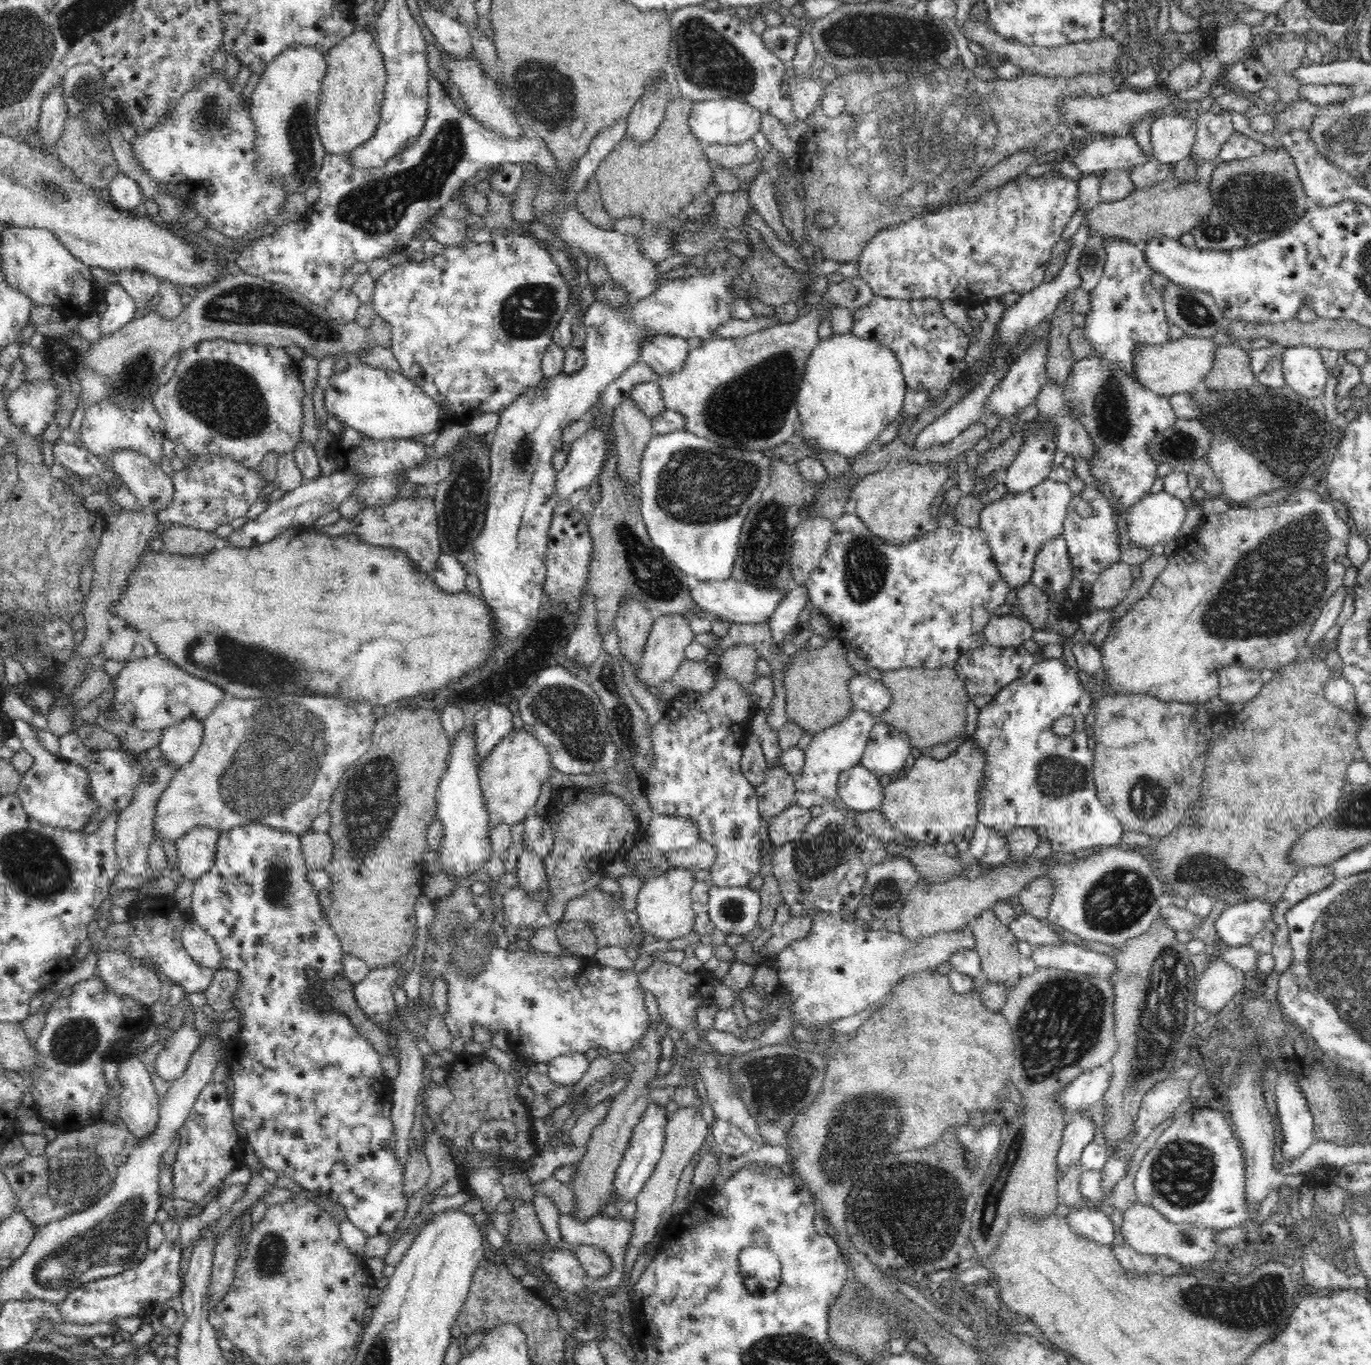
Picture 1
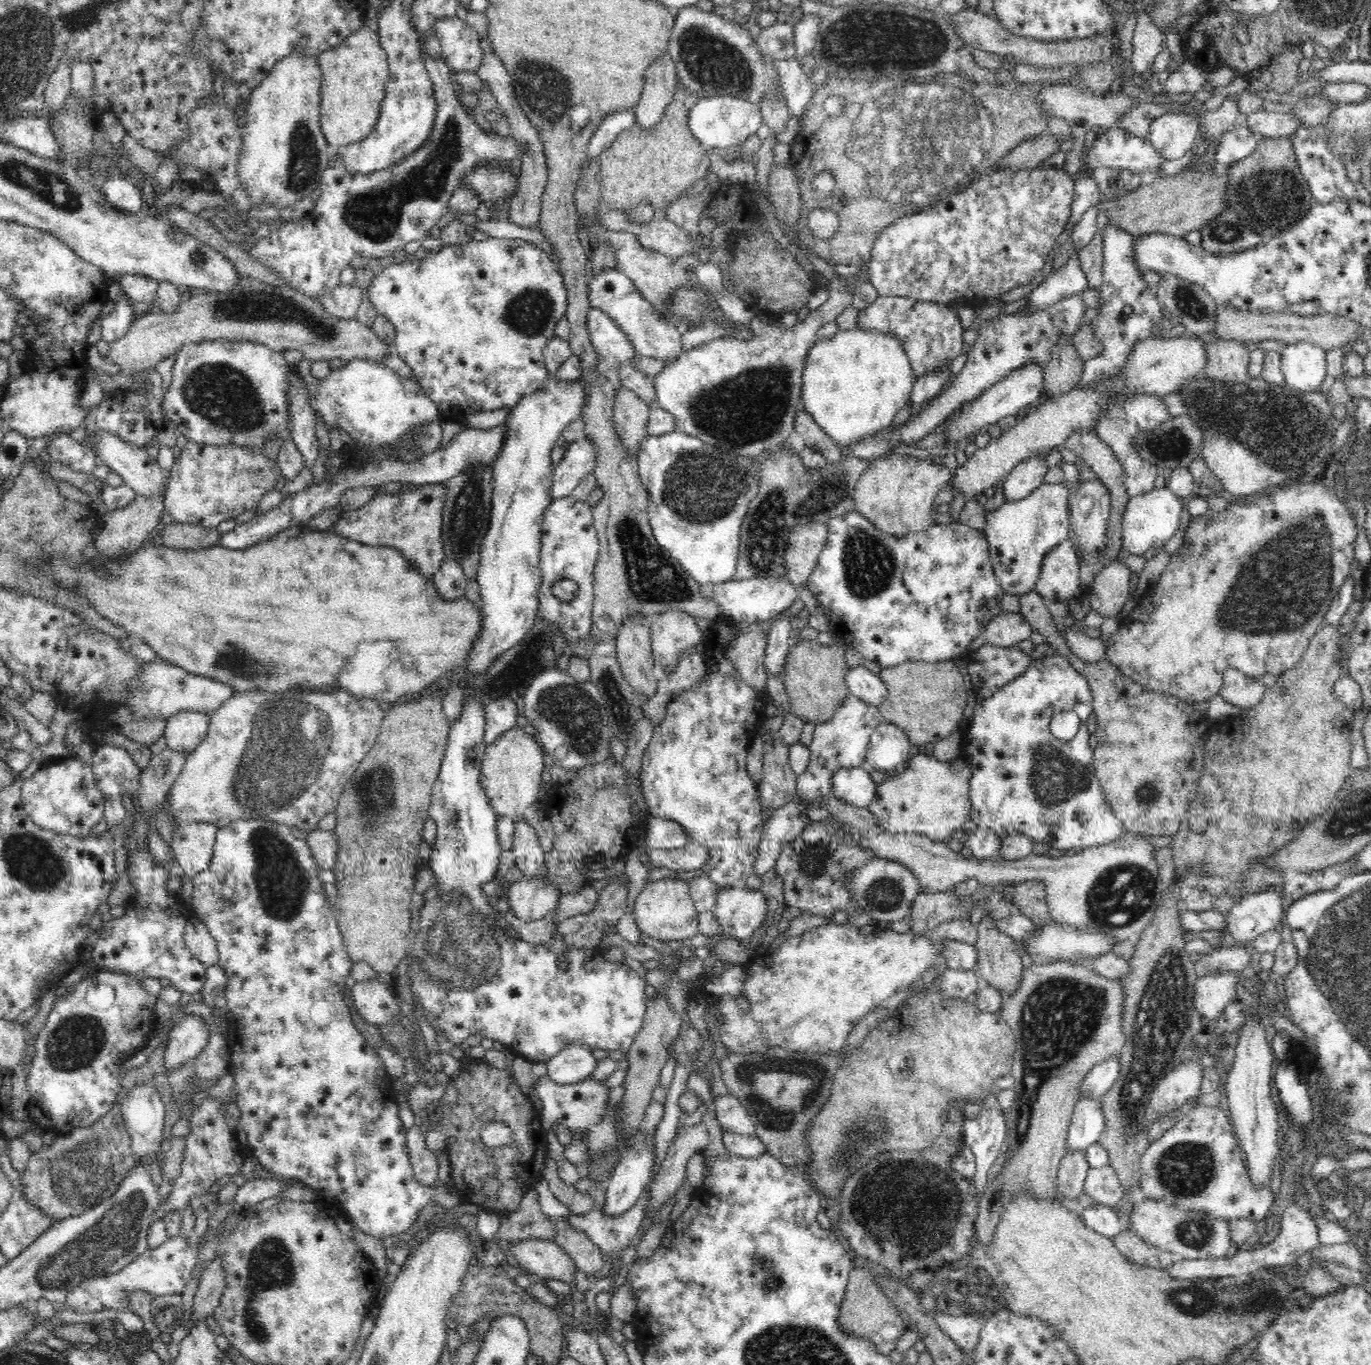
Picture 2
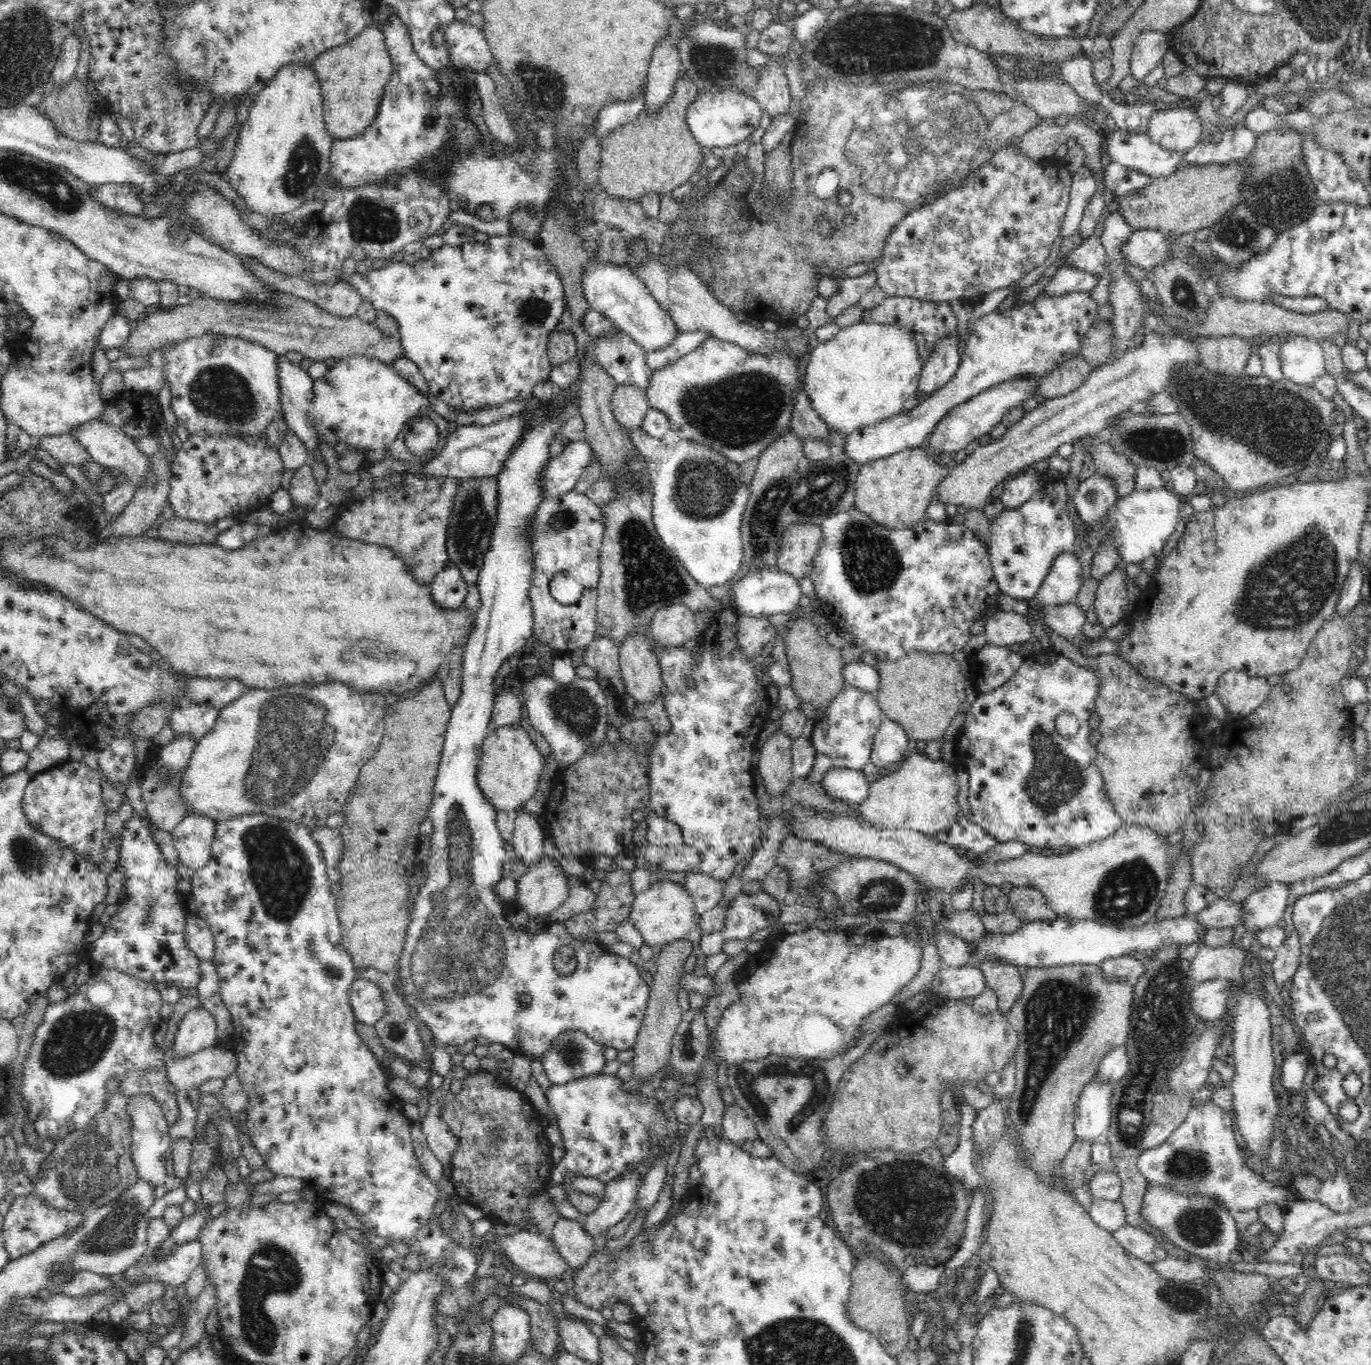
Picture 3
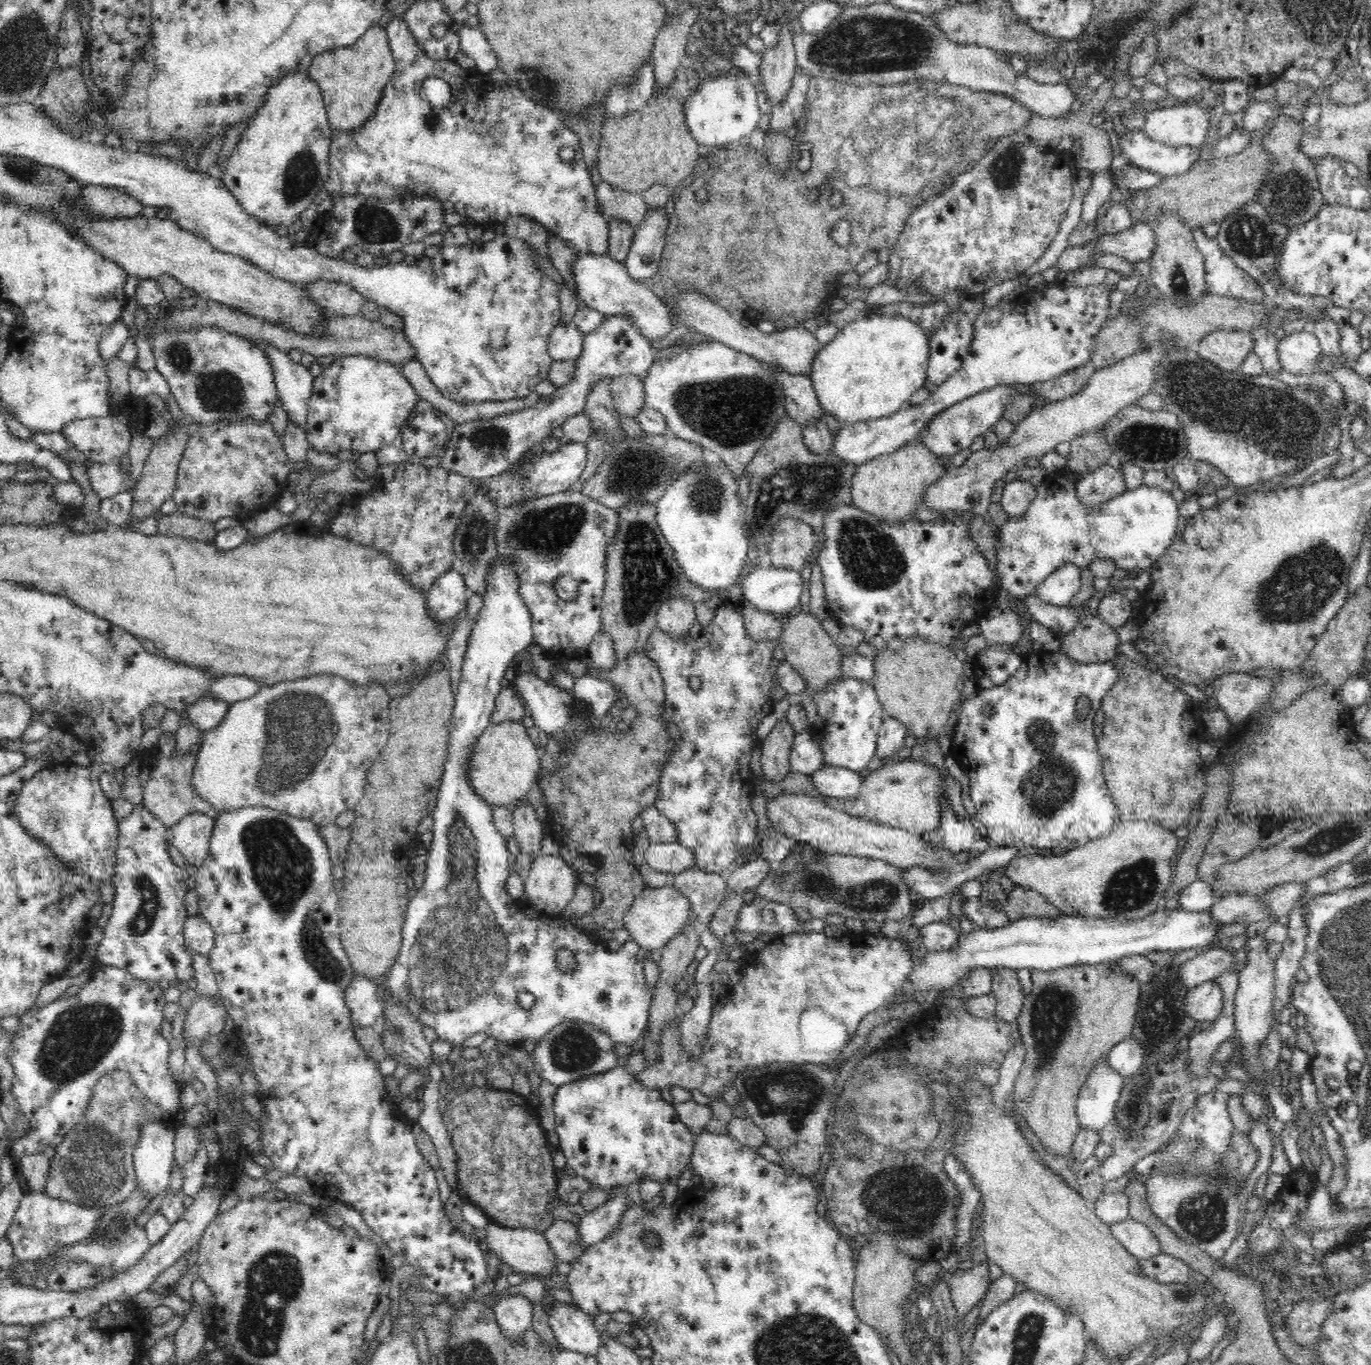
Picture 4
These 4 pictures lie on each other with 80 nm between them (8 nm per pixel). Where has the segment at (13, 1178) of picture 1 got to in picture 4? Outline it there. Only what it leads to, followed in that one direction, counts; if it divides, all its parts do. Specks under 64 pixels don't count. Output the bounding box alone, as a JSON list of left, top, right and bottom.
[44,1070,178,1208]

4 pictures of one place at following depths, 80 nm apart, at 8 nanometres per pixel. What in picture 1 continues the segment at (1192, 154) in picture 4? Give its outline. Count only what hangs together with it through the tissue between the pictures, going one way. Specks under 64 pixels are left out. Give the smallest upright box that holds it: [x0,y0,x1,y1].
[1067,136,1152,177]

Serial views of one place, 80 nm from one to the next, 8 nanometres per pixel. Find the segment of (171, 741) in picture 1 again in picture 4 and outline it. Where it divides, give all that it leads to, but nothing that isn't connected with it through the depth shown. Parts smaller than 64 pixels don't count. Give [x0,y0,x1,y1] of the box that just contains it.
[181,697,231,732]

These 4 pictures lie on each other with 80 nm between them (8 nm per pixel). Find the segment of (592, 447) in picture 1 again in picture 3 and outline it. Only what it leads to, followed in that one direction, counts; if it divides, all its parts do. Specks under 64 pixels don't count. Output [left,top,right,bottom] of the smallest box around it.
[540,440,592,497]

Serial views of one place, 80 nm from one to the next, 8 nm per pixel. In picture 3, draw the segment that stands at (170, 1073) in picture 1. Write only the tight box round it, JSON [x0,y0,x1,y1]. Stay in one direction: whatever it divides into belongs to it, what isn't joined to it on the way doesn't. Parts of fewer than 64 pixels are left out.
[168,1006,217,1059]

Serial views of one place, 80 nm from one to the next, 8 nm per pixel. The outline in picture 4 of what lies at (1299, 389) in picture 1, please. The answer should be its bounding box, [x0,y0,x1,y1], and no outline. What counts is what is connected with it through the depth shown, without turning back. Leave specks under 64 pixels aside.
[1278,328,1323,376]

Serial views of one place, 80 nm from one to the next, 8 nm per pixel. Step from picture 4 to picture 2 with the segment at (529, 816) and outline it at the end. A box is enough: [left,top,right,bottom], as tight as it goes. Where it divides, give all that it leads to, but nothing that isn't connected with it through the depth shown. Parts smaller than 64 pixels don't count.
[512,819,547,878]

